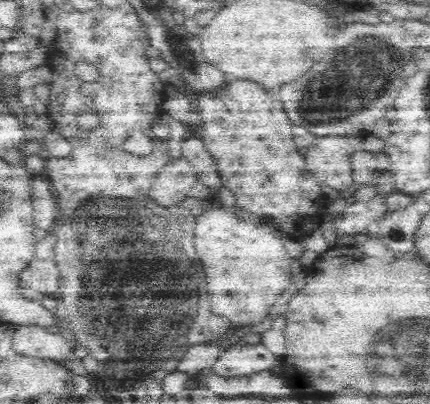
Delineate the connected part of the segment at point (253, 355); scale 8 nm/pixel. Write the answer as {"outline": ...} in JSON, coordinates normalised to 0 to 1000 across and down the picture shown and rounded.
{"outline":[[[614,851],[542,859],[526,866],[491,906],[488,921],[512,936],[553,936],[588,921],[628,916],[649,899],[649,886]]]}

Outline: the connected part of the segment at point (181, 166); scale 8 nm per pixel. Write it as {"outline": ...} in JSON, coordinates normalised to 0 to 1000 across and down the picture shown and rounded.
{"outline":[[[426,389],[388,411],[367,428],[363,448],[351,458],[347,485],[363,510],[400,517],[435,495],[437,478],[458,450],[456,436]]]}

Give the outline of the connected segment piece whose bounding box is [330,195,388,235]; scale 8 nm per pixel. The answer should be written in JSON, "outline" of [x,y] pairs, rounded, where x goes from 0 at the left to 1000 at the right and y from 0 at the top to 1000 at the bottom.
{"outline":[[[879,483],[856,500],[826,500],[814,505],[795,532],[772,540],[767,547],[777,569],[788,582],[851,577],[851,562],[867,547],[893,540],[898,512],[893,512],[893,485]]]}

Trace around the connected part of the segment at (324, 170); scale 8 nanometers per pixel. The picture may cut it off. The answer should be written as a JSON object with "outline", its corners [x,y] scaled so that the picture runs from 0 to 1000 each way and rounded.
{"outline":[[[865,334],[830,342],[753,339],[730,344],[726,361],[705,386],[712,421],[735,453],[784,473],[819,465],[814,389],[828,374],[877,379],[891,371],[893,354]]]}

